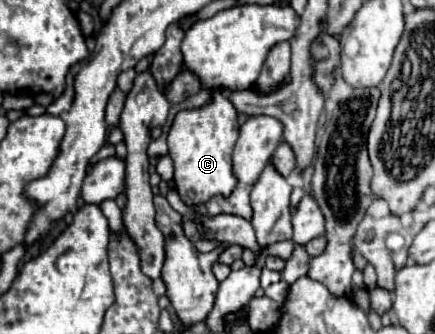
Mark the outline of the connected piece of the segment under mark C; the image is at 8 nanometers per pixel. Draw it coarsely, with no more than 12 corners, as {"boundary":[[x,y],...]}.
{"boundary":[[215,91],[179,111],[167,133],[187,205],[229,195],[239,137],[233,103]]}

